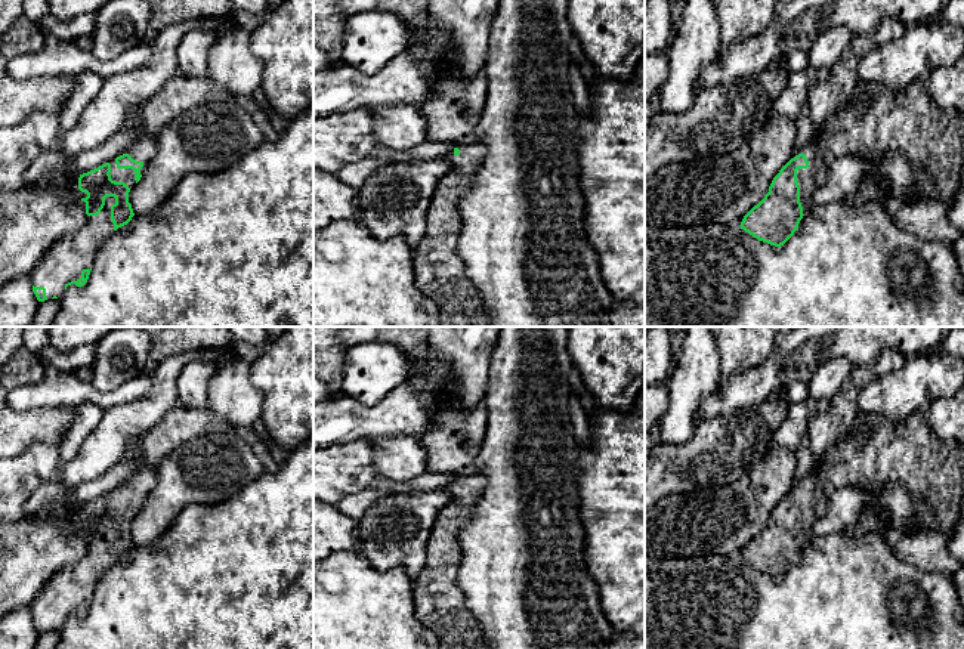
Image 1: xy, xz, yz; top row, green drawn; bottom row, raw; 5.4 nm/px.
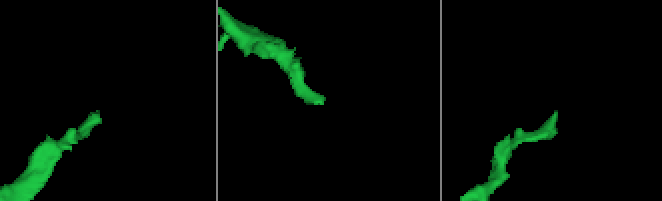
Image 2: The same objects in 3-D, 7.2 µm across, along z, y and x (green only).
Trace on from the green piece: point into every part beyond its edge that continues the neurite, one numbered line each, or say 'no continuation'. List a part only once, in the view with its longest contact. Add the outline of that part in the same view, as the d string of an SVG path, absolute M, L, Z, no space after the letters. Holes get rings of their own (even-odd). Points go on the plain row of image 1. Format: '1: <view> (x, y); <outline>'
1: yz (874, 453); M859 411L840 442L826 449L822 461L813 464L812 470L792 485L792 489L804 485L809 492L807 500L797 501L803 546L812 541L812 525L825 514L828 500L838 489L856 485L863 491L880 491L895 483L903 483L911 492L915 519L923 523L924 532L952 529L964 498L964 446L955 441L939 439L927 424L924 411L915 411L897 423Z

